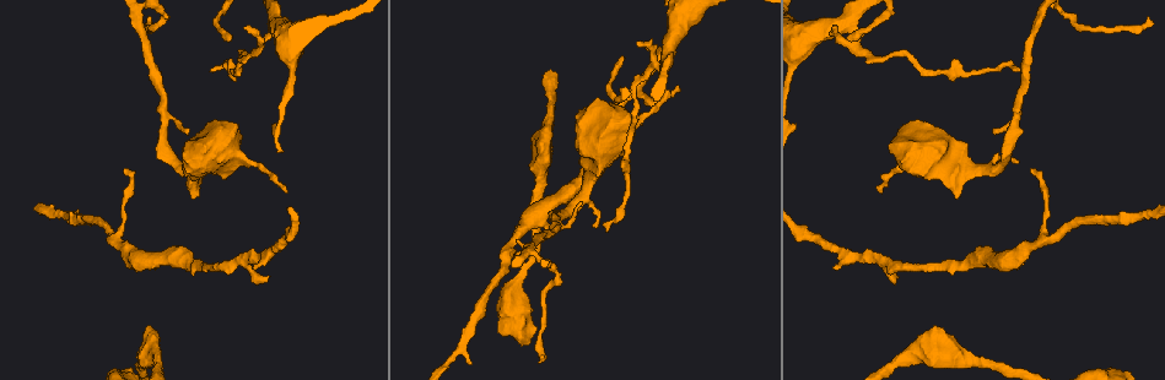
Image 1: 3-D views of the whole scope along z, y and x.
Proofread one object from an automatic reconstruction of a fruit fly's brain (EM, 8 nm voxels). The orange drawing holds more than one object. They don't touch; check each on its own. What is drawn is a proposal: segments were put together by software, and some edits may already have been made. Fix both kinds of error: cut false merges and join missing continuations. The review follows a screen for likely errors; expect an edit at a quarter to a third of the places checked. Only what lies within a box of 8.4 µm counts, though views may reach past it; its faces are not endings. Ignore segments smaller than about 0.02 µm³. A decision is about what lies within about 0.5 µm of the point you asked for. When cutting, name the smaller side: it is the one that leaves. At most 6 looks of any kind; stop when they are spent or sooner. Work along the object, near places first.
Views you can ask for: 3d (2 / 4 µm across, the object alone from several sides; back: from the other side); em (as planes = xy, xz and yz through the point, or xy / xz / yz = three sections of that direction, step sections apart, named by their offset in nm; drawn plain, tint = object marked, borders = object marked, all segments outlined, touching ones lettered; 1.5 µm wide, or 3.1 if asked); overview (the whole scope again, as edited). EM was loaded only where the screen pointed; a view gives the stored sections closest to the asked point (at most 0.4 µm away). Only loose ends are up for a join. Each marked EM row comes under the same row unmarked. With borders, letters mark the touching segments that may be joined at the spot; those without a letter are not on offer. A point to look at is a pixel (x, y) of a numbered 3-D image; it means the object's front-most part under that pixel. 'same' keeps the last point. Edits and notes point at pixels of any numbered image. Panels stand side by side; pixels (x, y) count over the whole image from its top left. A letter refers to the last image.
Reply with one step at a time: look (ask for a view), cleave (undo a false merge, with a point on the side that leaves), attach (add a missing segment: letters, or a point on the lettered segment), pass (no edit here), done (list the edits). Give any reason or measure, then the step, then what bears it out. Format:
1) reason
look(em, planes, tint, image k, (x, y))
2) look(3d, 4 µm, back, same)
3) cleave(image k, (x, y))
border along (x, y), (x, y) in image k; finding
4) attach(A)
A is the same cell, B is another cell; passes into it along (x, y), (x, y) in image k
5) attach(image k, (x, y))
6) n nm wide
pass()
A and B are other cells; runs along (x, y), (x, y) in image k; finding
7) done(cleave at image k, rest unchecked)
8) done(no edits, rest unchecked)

free end
look(3d, 2 µm, image 1, (890, 278))

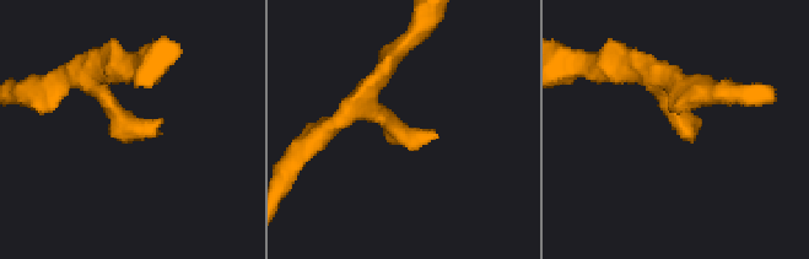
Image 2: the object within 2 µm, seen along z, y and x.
look(em, yz, step 8, tint, image 2, (687, 122))

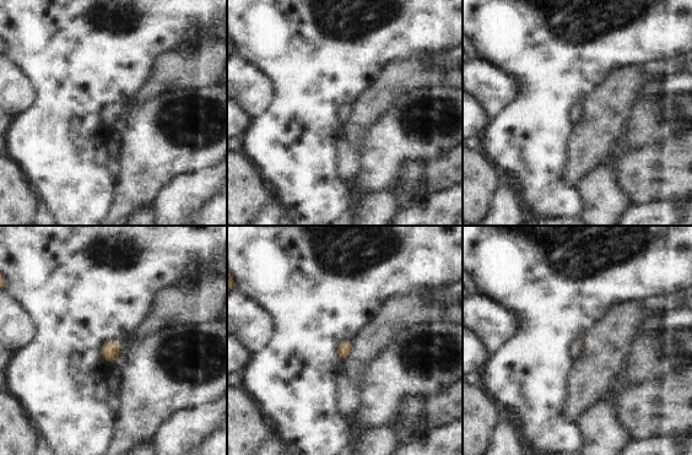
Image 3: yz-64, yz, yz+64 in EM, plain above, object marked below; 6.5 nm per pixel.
cut it another way
look(em, planes, borders, same)

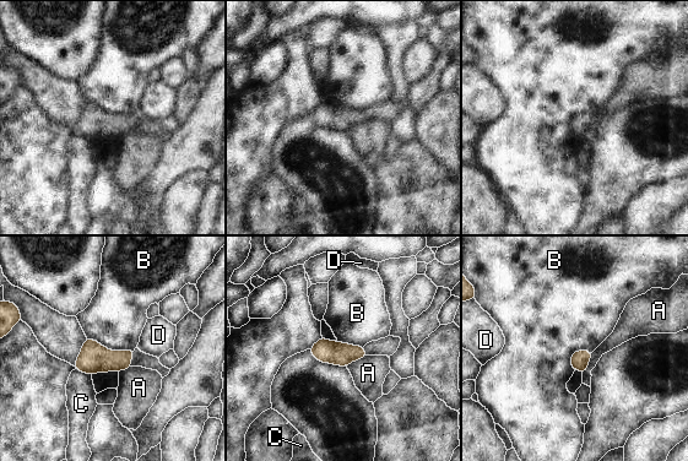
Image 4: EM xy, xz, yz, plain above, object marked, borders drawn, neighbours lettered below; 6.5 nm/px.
B touches over 320 nm
pass()
A, B, C and D are other cells; border along (87, 337), (110, 350), (134, 350) in image 4; no lettered segment goes on from it

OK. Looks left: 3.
free end
look(3d, 2 µm, image 1, (882, 191))

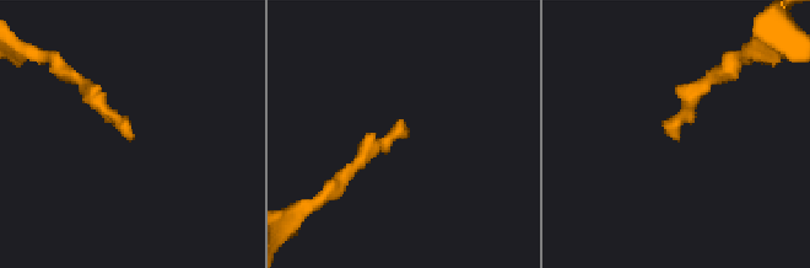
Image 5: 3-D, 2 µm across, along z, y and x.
look(em, planes, borders, image 5, (132, 138))

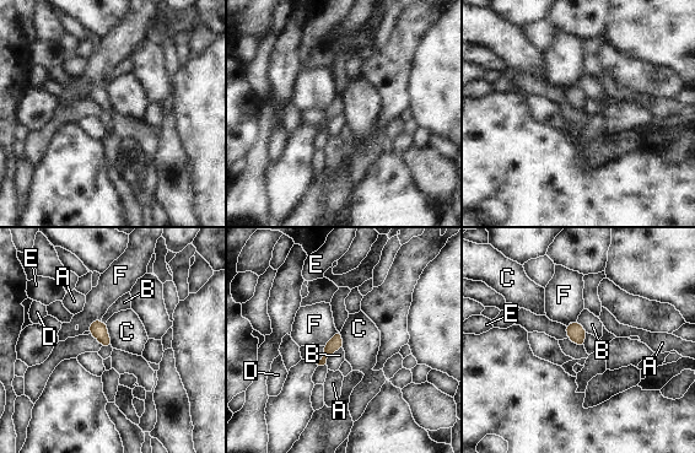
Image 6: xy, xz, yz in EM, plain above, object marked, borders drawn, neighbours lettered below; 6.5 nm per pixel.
C touches over 160 nm
pass()
A, B, C, D, E and F are other cells; border along (104, 323), (112, 345) in image 6; none of them fits

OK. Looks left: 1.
done(no edits, rest unchecked)

